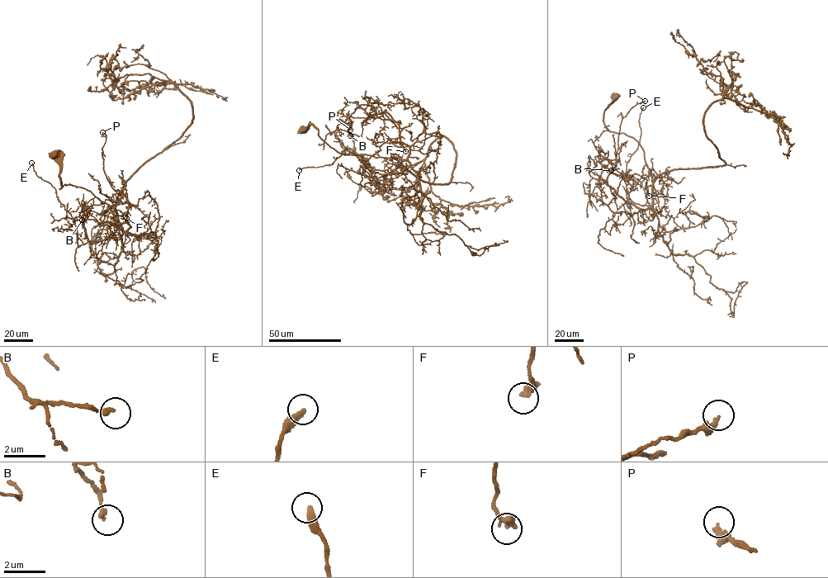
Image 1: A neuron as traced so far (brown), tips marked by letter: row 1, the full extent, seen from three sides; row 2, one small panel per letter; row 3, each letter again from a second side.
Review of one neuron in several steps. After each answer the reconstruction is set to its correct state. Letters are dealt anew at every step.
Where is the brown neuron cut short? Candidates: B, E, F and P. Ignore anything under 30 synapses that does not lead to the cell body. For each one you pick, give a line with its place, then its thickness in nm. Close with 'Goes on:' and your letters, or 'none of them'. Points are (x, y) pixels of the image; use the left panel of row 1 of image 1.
Goes on: none of them

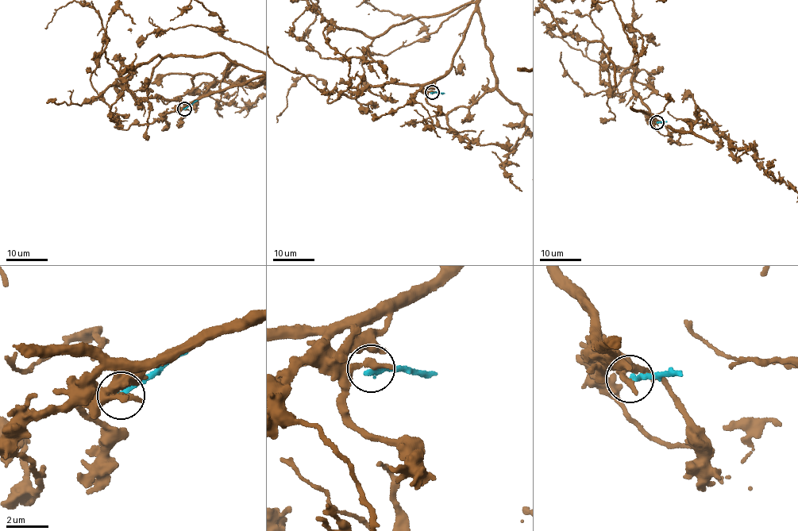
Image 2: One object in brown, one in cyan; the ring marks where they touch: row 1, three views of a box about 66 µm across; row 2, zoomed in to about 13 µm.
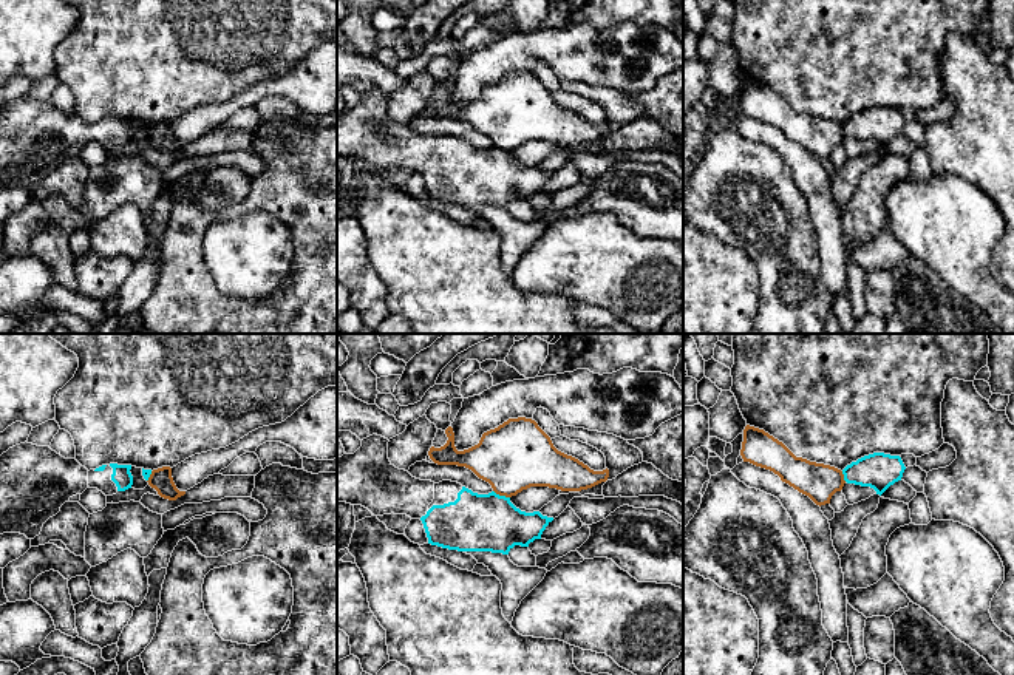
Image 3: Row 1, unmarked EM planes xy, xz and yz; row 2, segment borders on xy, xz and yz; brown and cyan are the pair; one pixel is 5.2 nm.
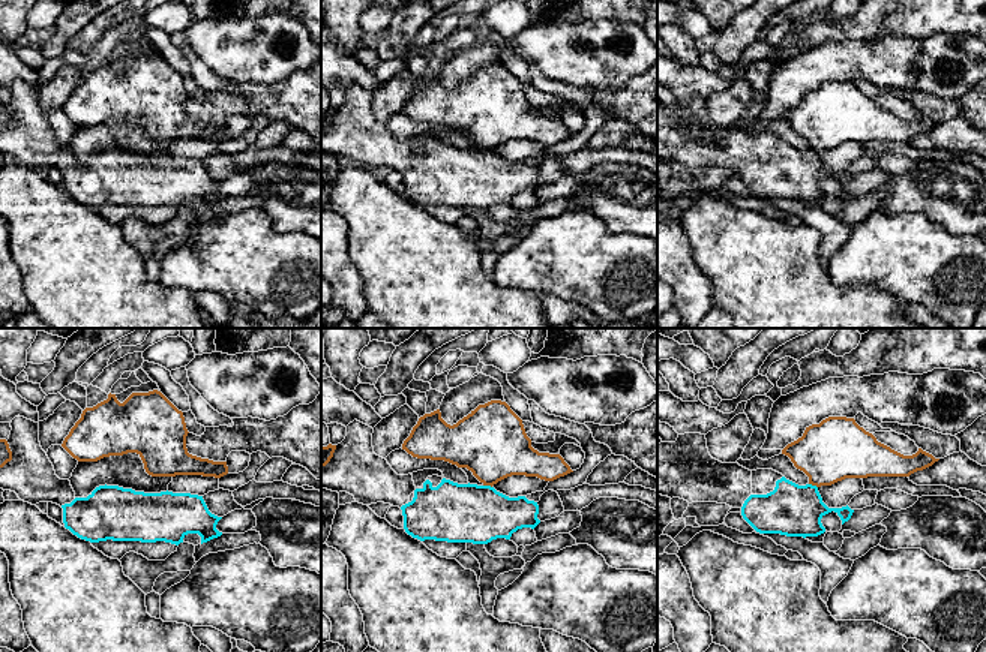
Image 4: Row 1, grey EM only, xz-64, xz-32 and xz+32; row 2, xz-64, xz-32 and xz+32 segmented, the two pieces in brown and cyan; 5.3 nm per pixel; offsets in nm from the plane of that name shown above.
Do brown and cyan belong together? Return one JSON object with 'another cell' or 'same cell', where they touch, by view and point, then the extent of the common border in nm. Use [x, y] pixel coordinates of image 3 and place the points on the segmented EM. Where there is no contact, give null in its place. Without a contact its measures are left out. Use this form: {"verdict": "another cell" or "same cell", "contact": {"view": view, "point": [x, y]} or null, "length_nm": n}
{"verdict": "another cell", "contact": {"view": "xz", "point": [501, 495]}, "length_nm": 100}

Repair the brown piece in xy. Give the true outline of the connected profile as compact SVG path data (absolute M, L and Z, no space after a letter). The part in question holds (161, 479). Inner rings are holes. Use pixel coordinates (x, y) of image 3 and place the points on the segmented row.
M170 466L153 470L147 482L158 491L161 497L168 500L176 500L178 497L185 494L185 491L179 491L176 488Z

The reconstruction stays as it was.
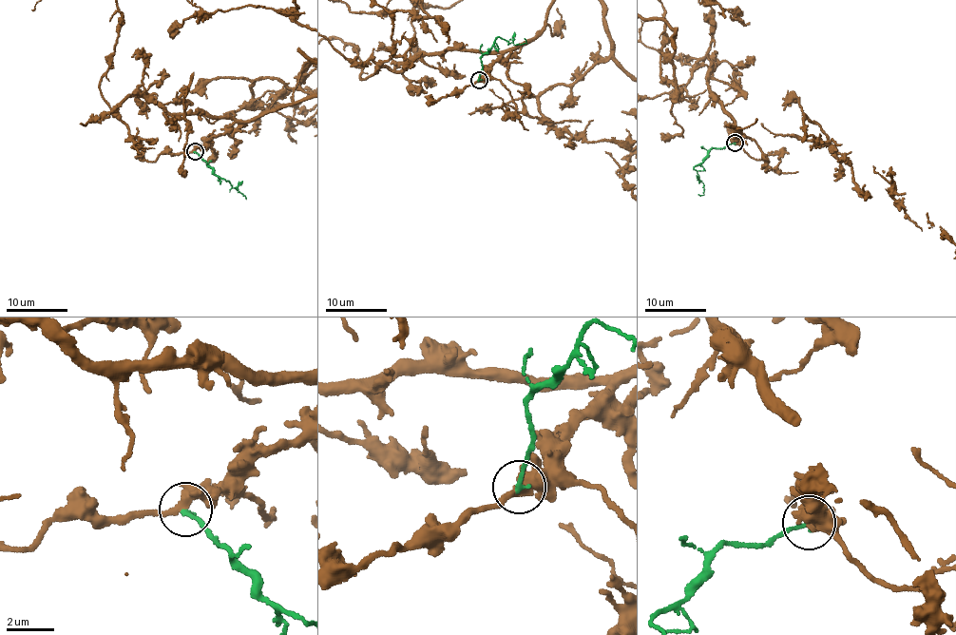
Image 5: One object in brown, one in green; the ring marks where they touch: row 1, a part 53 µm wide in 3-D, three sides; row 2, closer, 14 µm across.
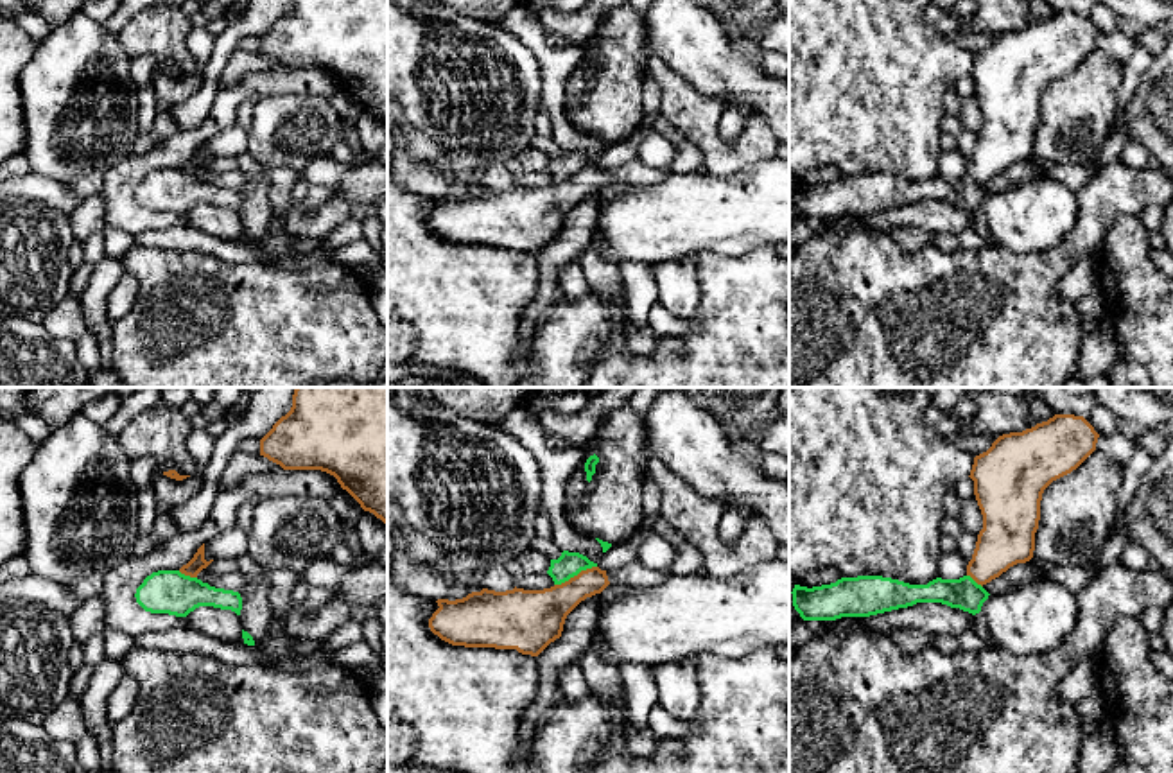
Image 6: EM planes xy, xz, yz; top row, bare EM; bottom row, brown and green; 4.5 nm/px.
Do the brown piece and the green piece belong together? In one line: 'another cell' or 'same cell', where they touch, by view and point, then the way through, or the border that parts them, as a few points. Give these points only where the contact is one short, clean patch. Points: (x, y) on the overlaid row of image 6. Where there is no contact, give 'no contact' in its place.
another cell | xz (574, 576) | along xz (596, 565), (555, 585)

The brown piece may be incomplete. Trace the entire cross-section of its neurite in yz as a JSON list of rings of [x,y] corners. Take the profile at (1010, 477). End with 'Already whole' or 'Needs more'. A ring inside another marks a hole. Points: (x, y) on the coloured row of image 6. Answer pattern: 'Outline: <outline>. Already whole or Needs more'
Outline: [[[1055,414],[1022,432],[999,436],[986,452],[974,457],[969,477],[974,481],[983,529],[967,565],[967,576],[983,586],[1010,567],[1033,558],[1044,490],[1076,470],[1096,450],[1098,438],[1099,434],[1083,416]]]. Already whole

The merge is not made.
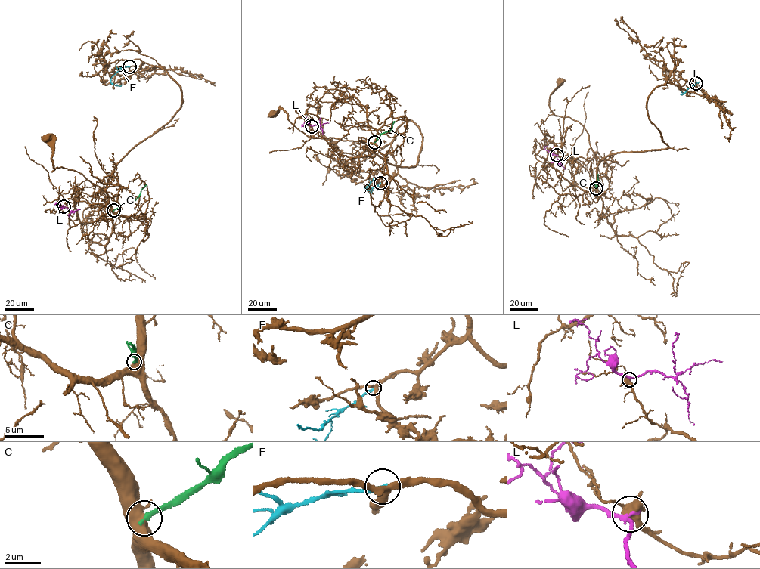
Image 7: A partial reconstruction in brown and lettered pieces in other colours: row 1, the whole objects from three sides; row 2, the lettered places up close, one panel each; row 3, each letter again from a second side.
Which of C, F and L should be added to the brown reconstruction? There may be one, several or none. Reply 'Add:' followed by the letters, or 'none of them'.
Add: none of them

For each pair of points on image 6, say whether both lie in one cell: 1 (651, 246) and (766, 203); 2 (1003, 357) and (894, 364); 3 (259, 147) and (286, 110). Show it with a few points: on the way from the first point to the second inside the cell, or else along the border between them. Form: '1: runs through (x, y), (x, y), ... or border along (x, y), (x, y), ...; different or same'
1: runs through (680, 217), (684, 214), (738, 214); same
2: runs through (976, 357), (956, 357), (947, 364), (921, 364); same
3: runs through (268, 138), (282, 119); same

